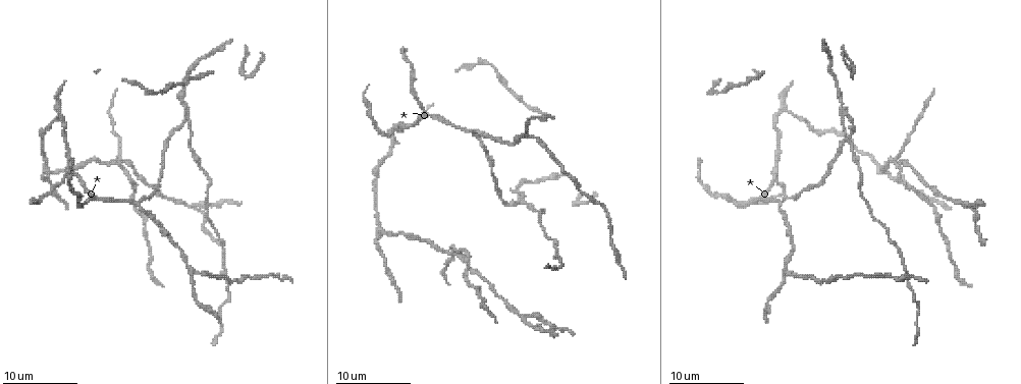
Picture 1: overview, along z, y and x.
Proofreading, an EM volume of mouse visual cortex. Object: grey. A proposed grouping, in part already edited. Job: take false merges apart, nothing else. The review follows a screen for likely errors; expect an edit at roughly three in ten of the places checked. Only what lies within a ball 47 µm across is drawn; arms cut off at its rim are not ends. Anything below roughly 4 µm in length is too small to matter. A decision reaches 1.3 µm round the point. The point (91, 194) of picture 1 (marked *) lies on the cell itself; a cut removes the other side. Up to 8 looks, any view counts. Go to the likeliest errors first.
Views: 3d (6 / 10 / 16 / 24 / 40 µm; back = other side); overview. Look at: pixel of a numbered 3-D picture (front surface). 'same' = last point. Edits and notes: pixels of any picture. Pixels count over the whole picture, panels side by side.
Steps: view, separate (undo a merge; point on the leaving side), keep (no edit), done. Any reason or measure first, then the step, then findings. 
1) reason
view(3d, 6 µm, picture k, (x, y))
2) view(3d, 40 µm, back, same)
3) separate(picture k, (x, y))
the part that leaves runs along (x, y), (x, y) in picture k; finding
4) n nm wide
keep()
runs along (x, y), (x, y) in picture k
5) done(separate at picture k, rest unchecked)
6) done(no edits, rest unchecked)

arms part here
view(3d, 16 µm, picture 1, (842, 115))

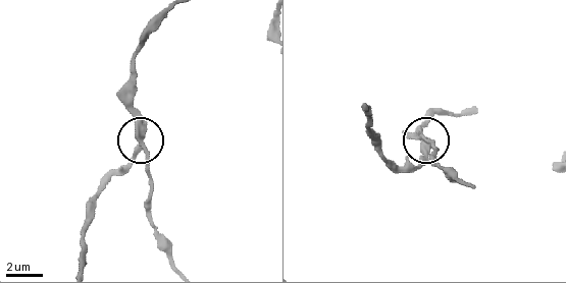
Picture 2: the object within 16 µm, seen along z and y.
side arm 38 µm
separate(picture 2, (146, 156))
the part that leaves runs along (136, 131), (149, 180), (149, 221), (169, 262) in picture 2; two cells meet here

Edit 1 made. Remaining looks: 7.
four or more arms meet
view(3d, 16 µm, picture 1, (452, 254))

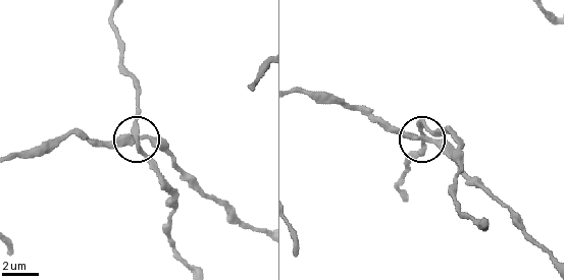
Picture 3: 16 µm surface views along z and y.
4 arms
keep()
continuous, no second cell

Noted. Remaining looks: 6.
branch point
view(3d, 10 µm, picture 1, (782, 202))

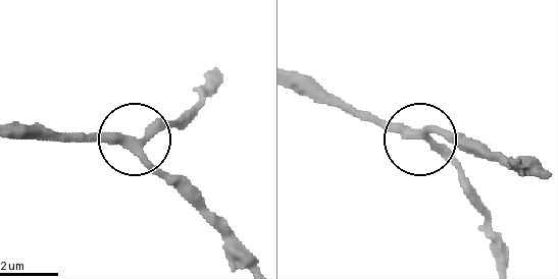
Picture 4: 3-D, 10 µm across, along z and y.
view(3d, 6 µm, picture 4, (142, 144))

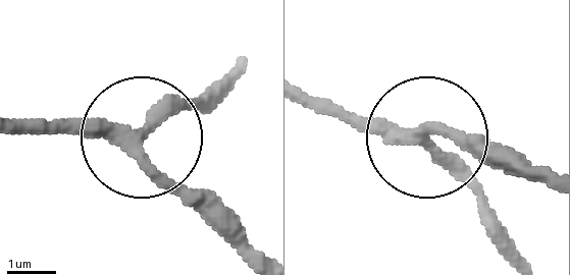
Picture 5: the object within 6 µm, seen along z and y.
3 arms
keep()
continuous, no second cell

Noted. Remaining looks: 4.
a fork
view(3d, 16 µm, picture 1, (193, 274))

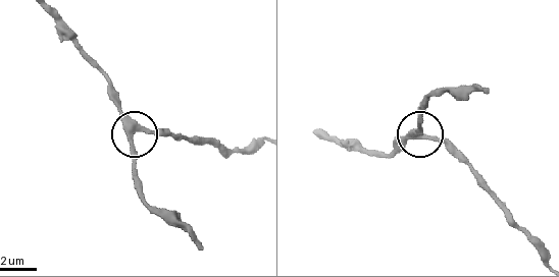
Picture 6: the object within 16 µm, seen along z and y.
side arm 9 µm
keep()
continuous, no second cell

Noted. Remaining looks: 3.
done(separate at picture 2, rest unchecked)

